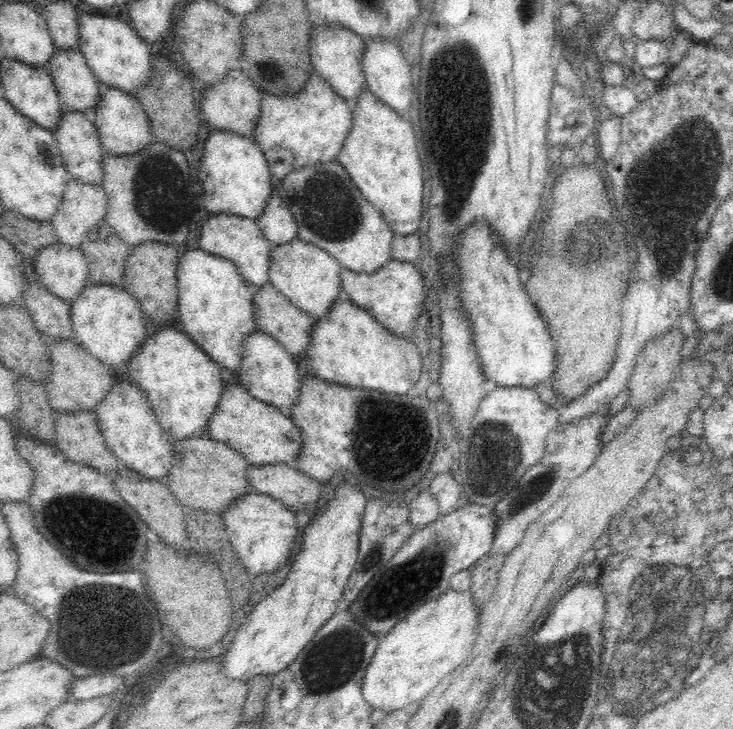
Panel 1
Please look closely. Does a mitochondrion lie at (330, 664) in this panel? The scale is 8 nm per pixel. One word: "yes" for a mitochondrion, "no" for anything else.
yes

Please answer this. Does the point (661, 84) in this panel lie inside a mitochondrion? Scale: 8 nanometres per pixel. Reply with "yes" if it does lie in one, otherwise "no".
no

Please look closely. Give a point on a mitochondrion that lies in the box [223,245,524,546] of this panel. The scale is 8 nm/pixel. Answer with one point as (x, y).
(372, 417)

